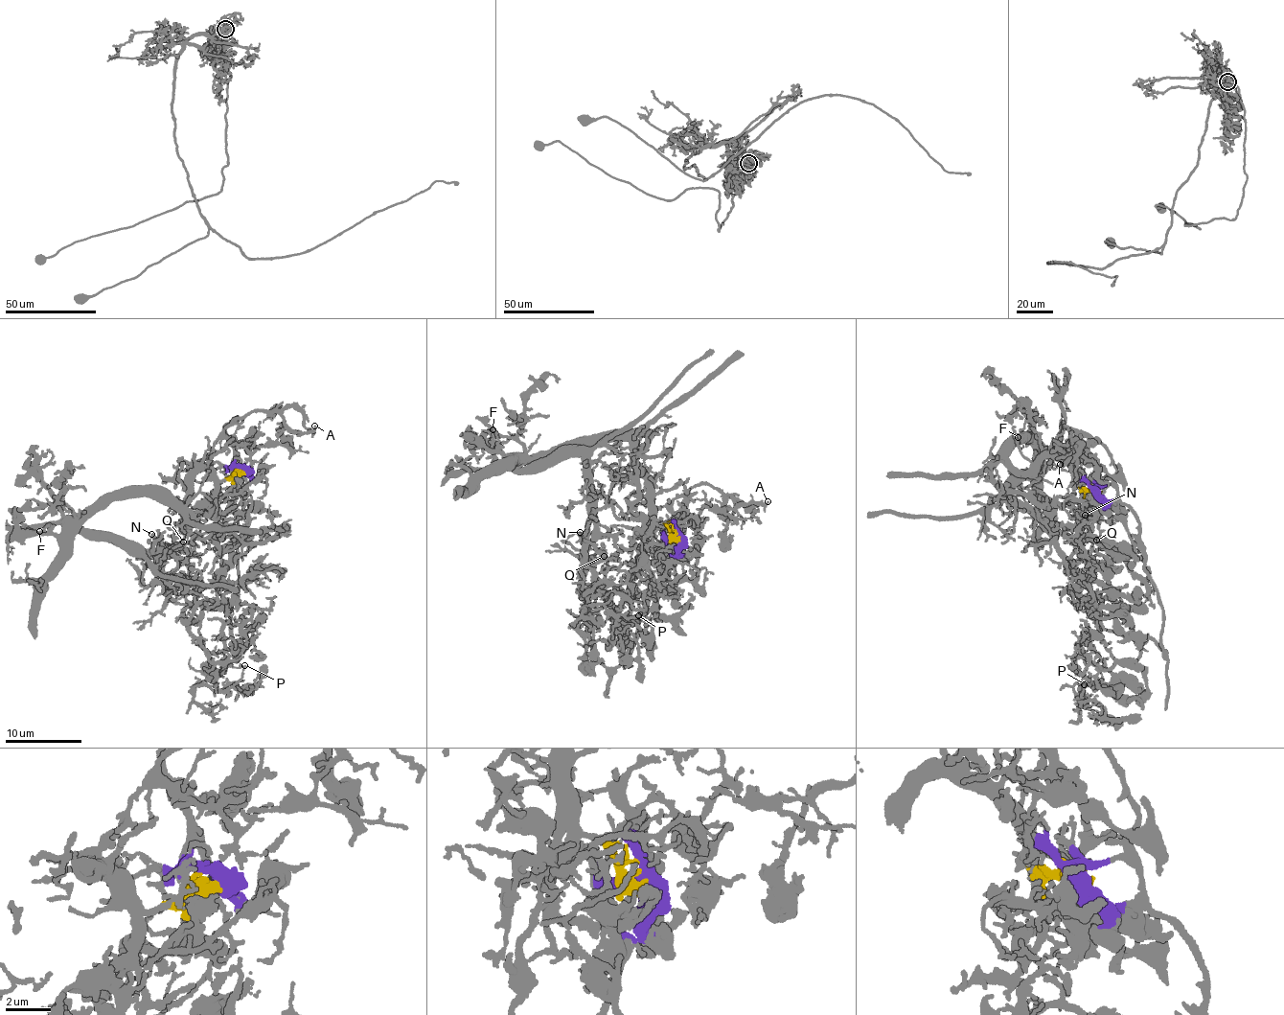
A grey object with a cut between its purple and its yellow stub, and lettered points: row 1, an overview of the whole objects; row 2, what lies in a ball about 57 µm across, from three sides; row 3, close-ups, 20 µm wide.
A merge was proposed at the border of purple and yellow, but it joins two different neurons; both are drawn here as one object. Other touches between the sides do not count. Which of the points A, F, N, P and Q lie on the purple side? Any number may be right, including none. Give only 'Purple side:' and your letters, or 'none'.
Purple side: A, P

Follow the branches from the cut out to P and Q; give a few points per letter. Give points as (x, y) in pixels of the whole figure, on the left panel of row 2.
P: (243, 471), (236, 496), (239, 592), (205, 609), (188, 629), (225, 667), (227, 690), (245, 665)
Q: (241, 471), (218, 480), (197, 470), (181, 507), (126, 493), (77, 524), (165, 556), (183, 541)

